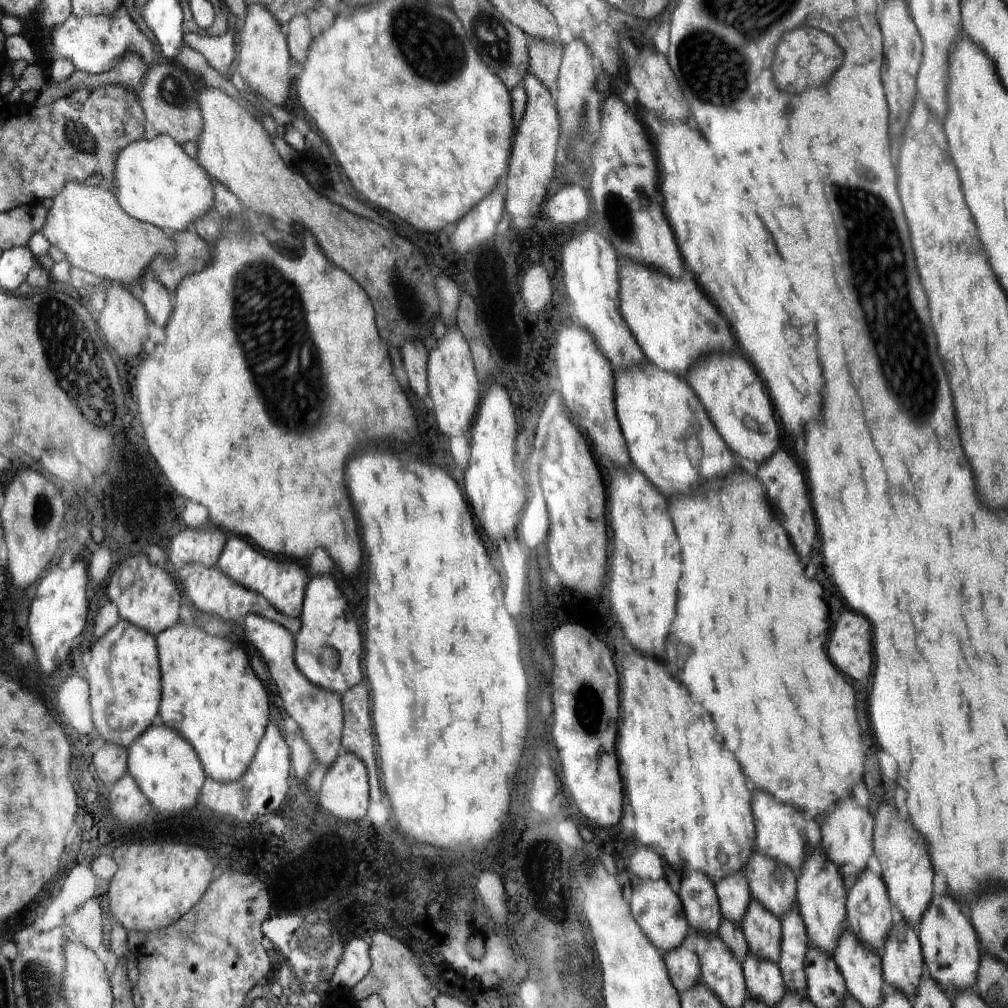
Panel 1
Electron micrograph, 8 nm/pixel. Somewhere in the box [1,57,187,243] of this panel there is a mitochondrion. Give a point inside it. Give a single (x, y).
(76, 135)

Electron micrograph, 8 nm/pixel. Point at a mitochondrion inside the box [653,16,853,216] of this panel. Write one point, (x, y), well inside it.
(788, 110)

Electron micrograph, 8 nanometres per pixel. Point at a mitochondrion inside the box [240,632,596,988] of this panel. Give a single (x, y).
(316, 936)

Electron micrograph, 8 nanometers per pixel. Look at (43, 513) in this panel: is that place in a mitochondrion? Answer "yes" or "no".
yes

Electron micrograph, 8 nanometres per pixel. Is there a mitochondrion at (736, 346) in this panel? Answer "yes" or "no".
no

